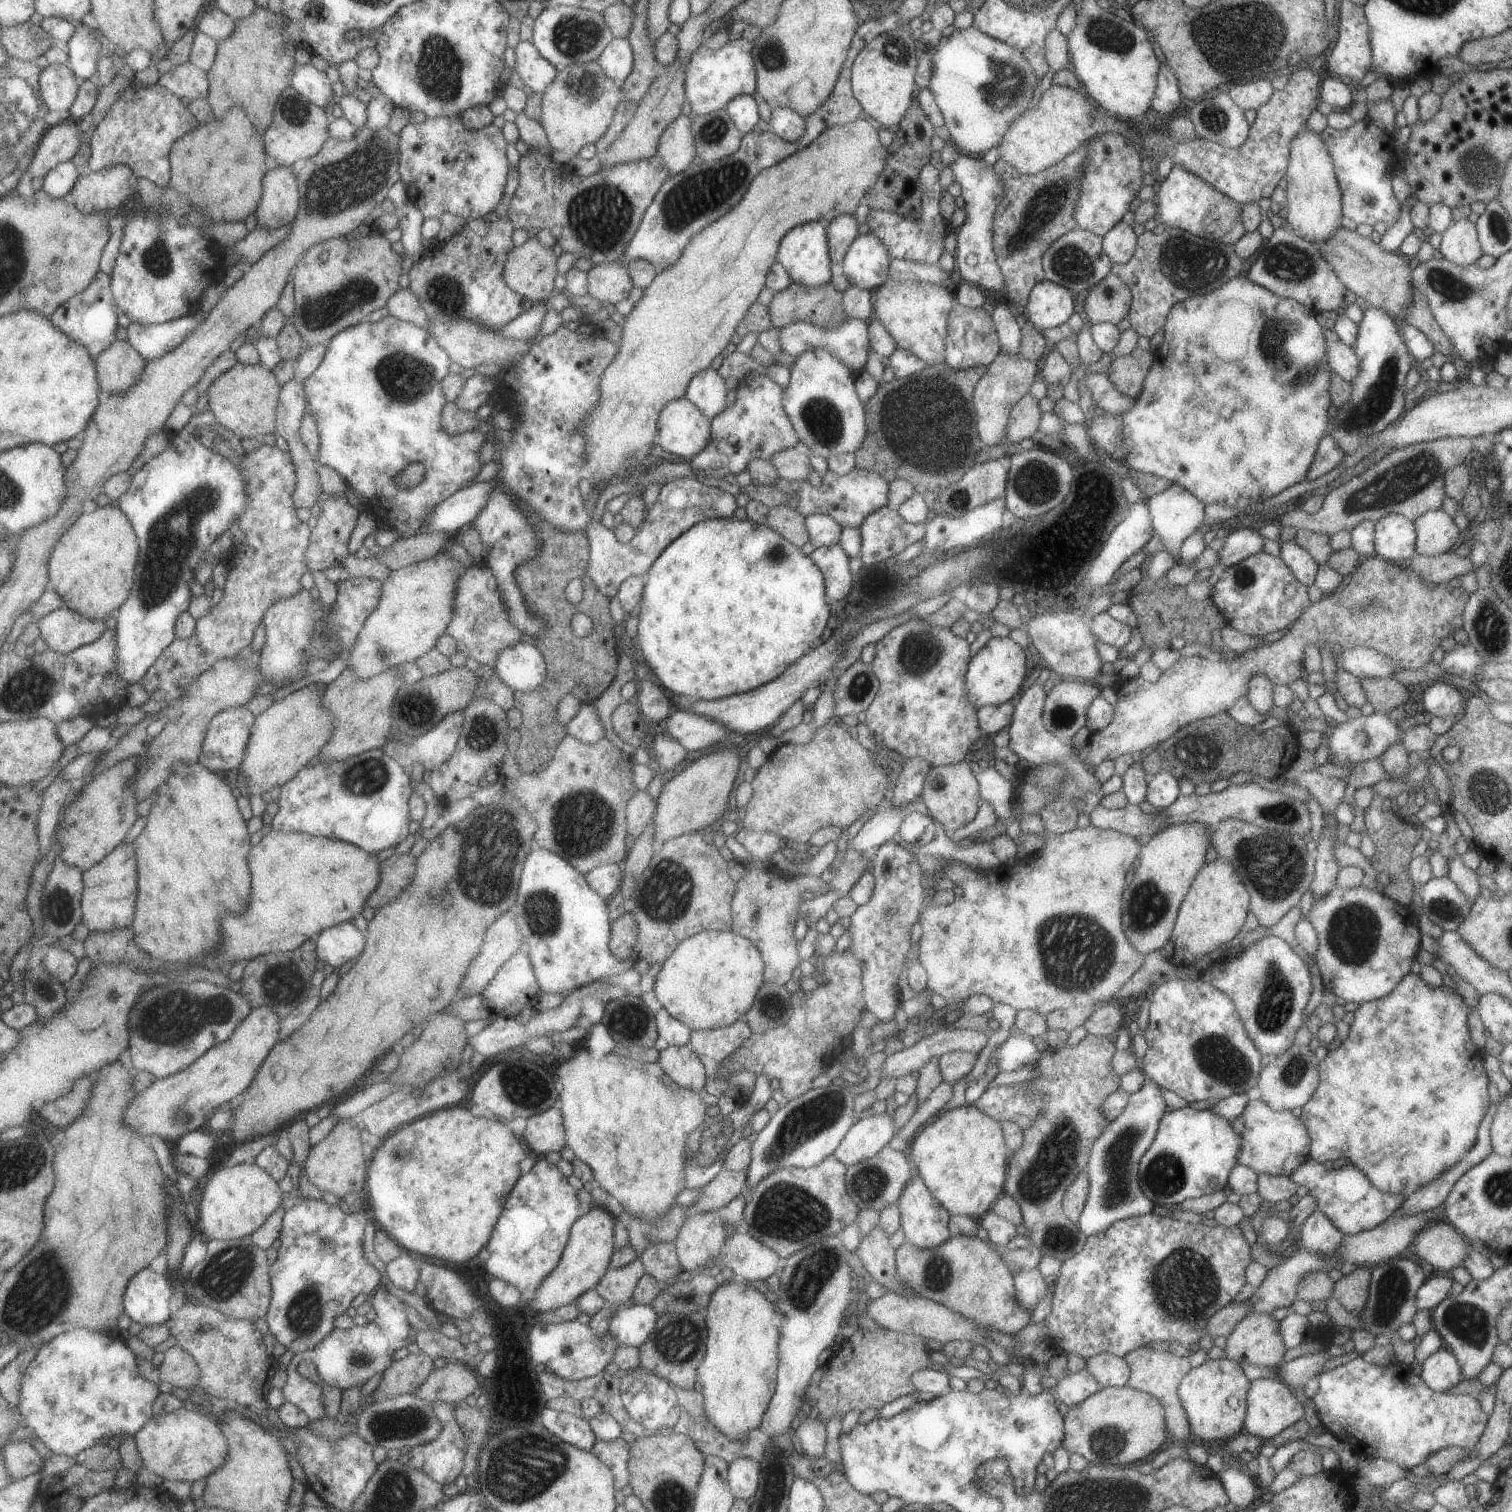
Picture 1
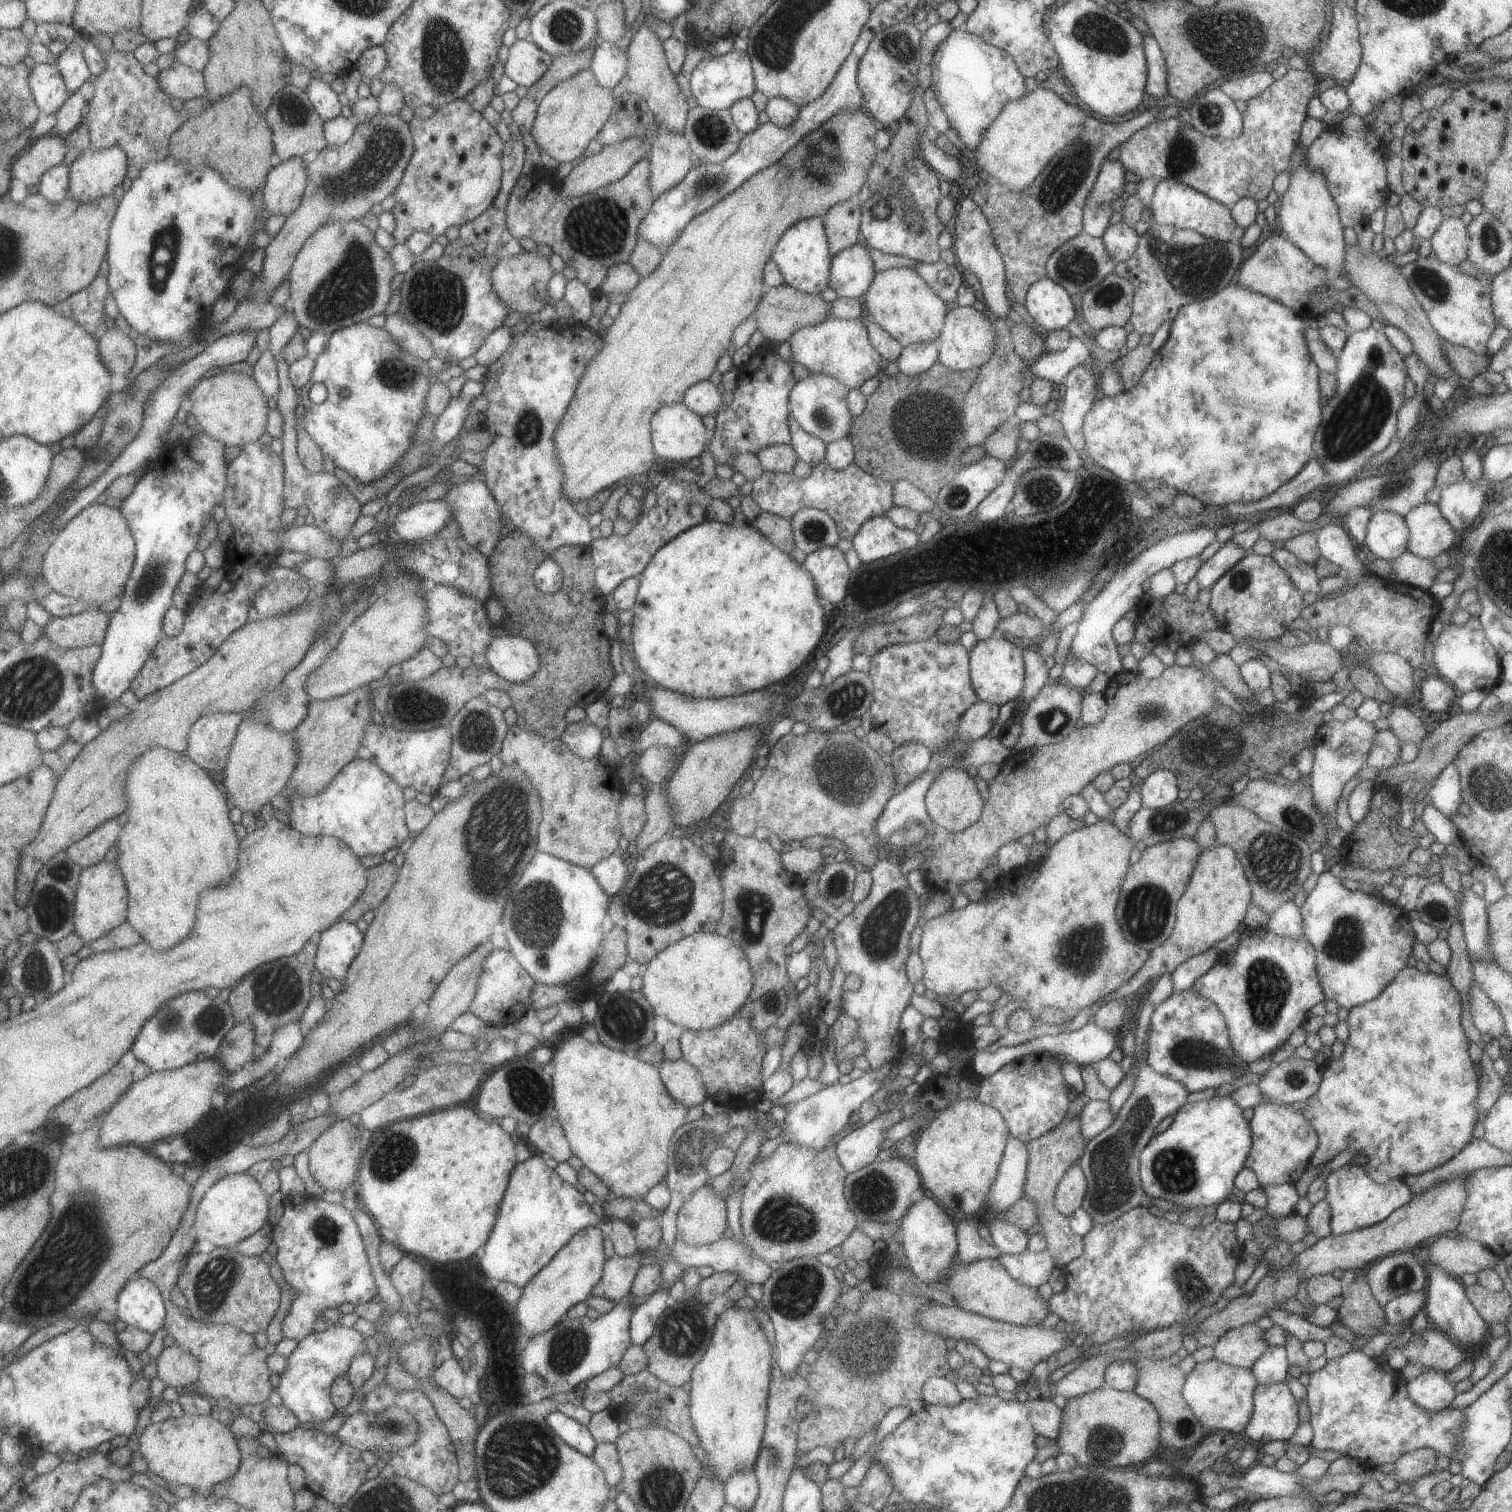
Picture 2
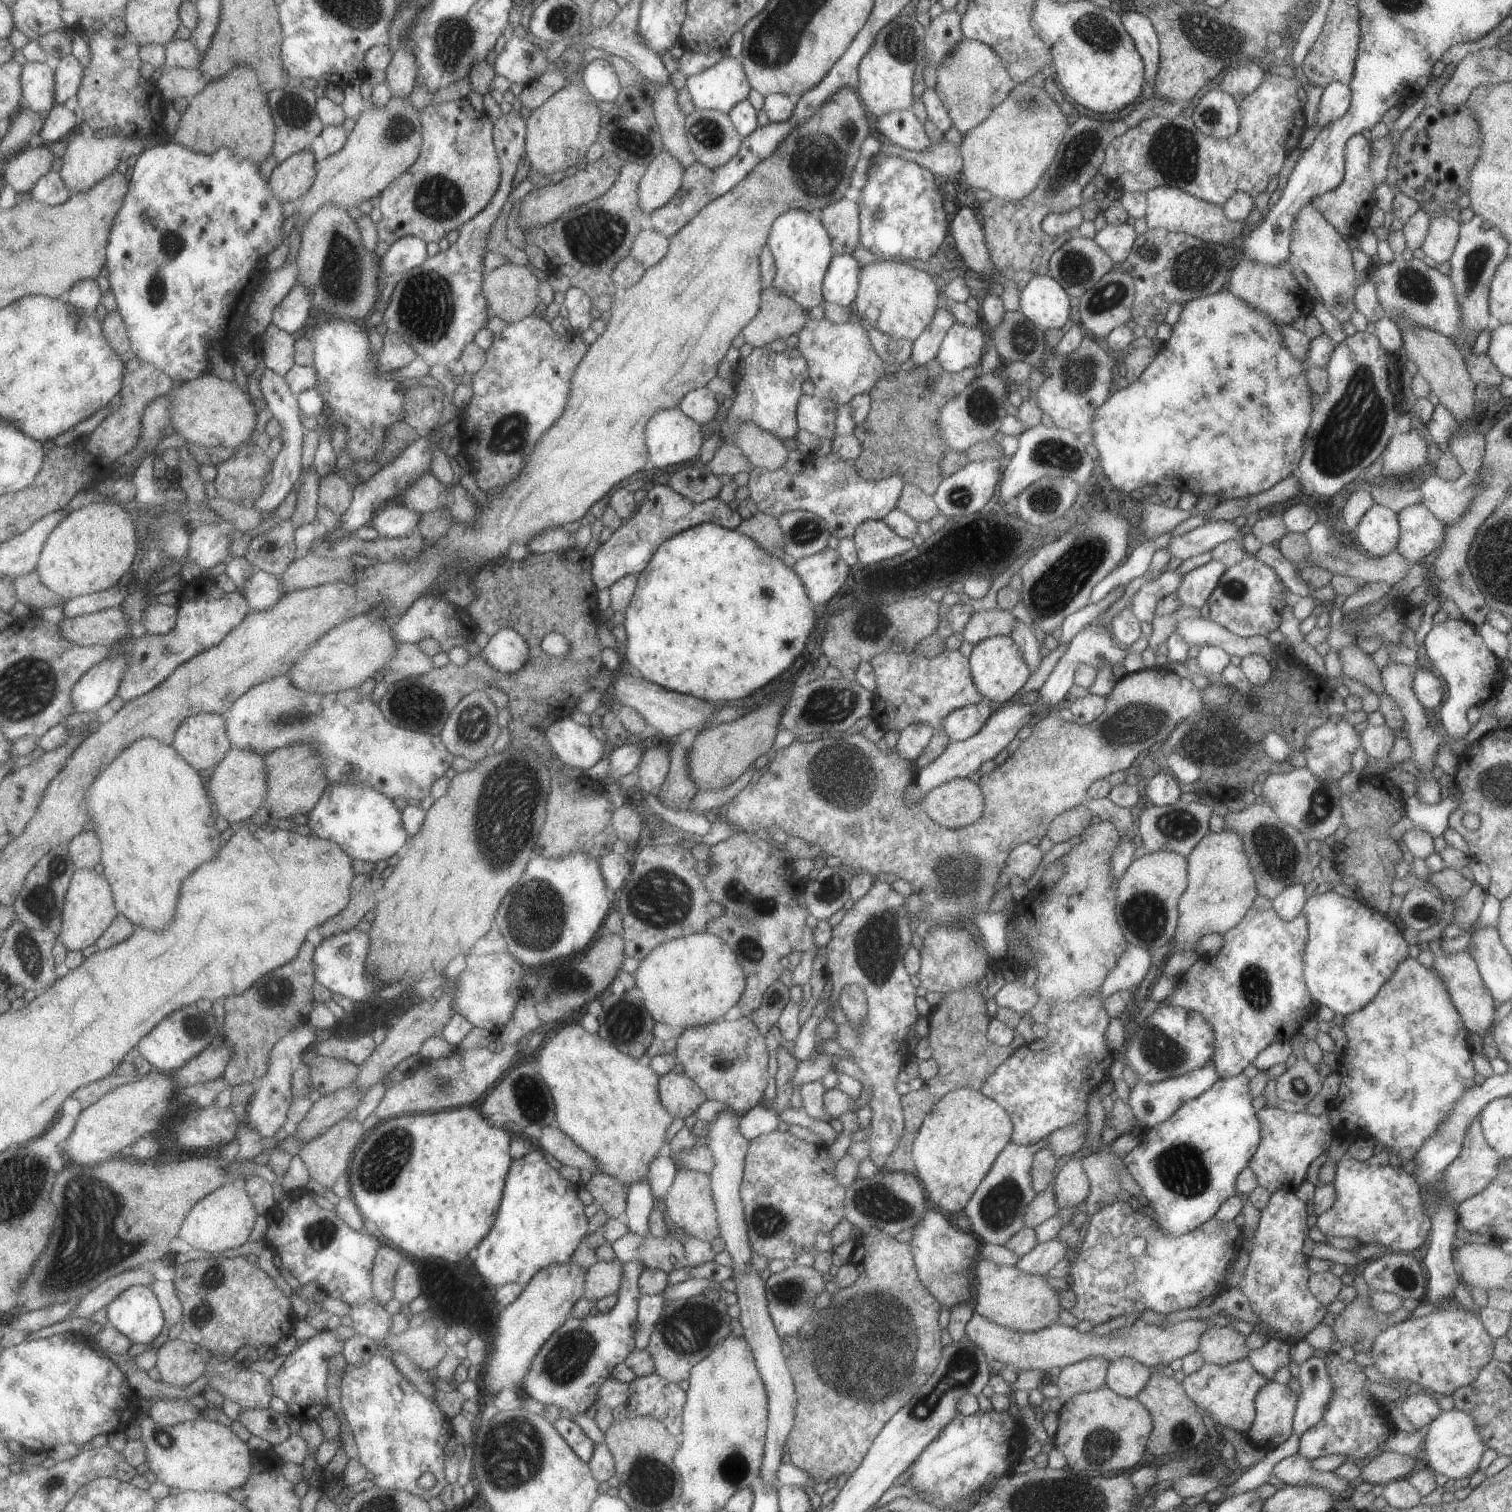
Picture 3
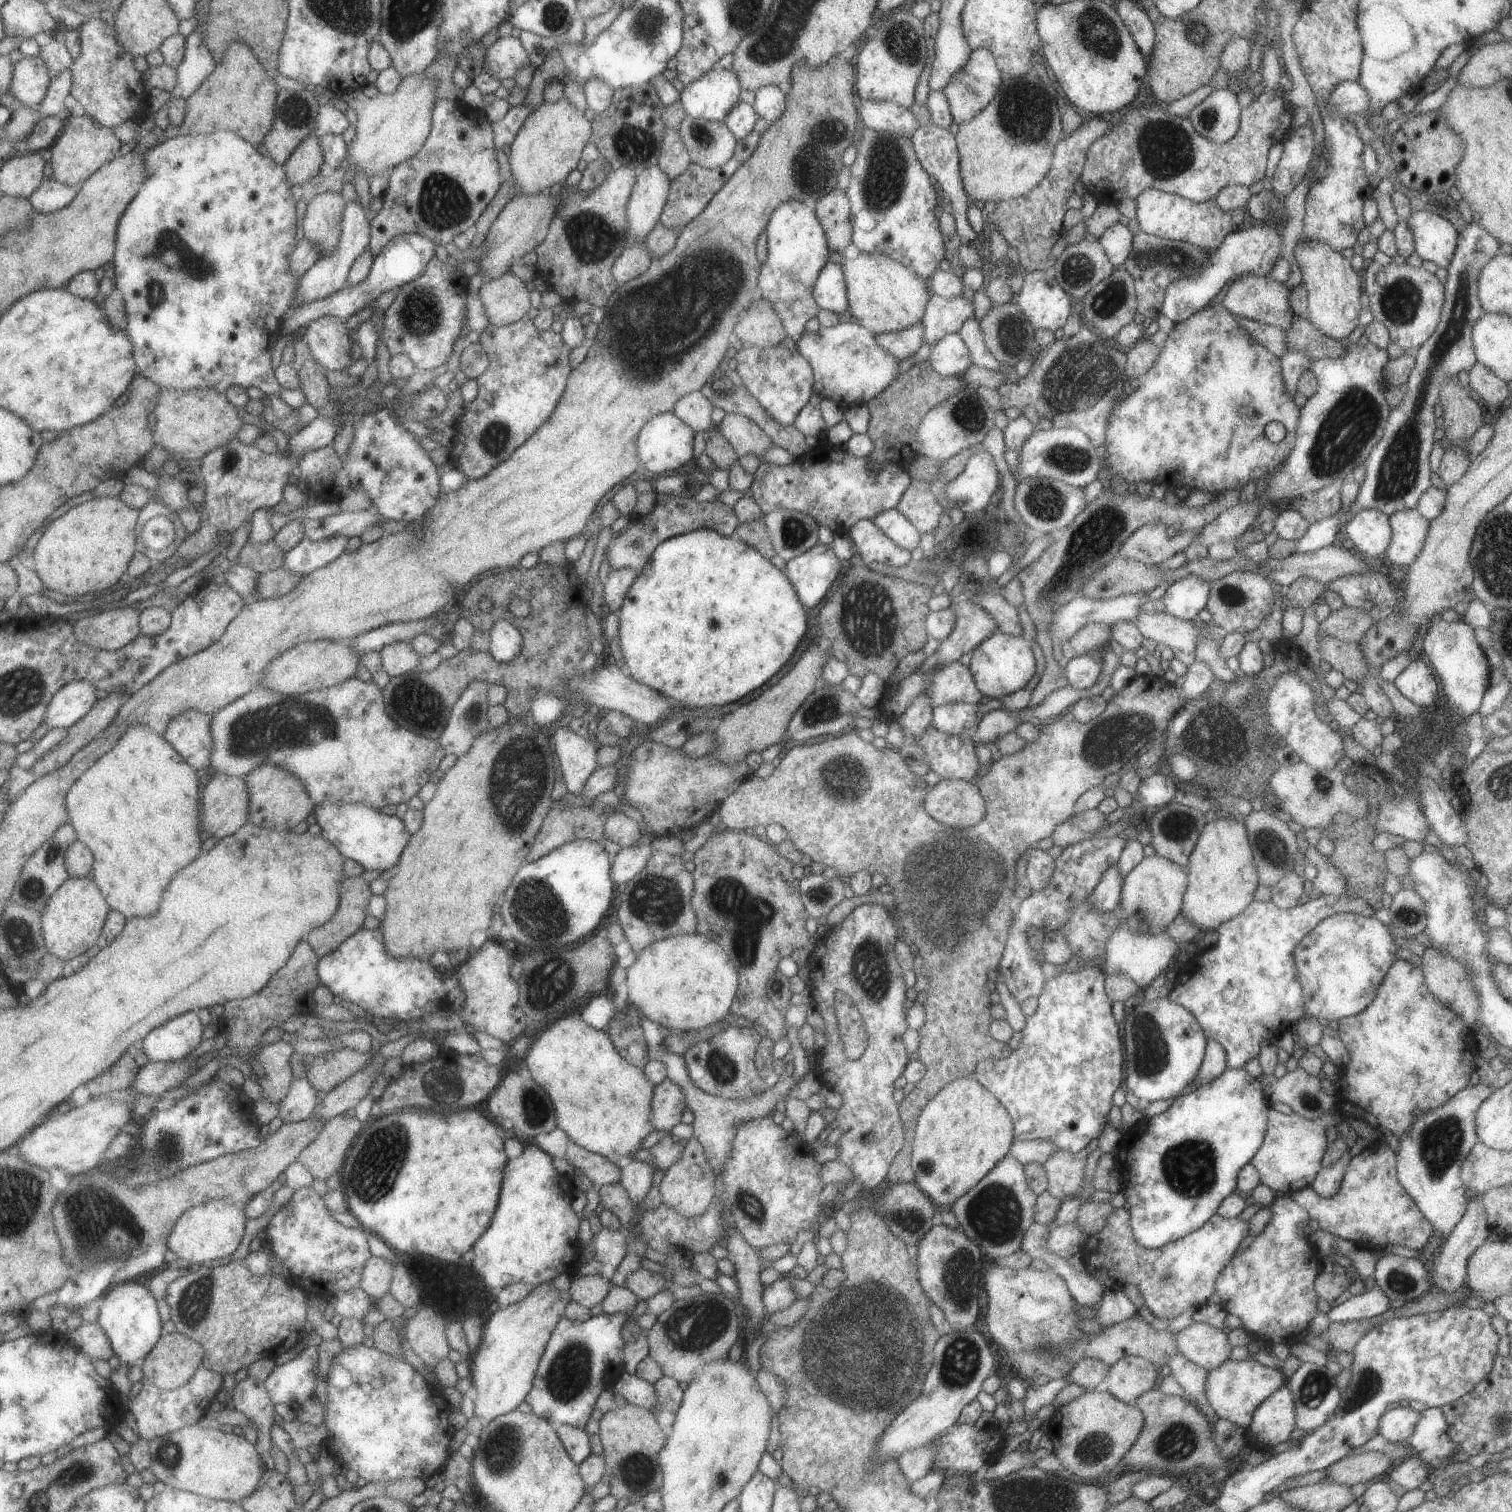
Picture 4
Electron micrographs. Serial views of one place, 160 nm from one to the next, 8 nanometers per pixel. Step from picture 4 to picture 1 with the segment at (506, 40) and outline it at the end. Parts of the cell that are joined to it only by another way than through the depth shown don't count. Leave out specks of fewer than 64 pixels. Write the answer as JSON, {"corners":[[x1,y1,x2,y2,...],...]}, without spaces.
{"corners":[[519,41,514,48,514,71,533,92,541,94,555,78,558,68,547,62,531,41]]}

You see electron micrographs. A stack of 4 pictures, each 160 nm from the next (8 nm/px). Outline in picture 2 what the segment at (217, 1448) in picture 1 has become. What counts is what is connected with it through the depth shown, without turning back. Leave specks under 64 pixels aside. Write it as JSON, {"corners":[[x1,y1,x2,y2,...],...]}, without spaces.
{"corners":[[185,1414,177,1420,150,1423,140,1436,141,1454,149,1469,158,1477,174,1486,193,1486,202,1493,231,1478,242,1461,242,1452,235,1446,233,1434,227,1425,211,1414,190,1416]]}

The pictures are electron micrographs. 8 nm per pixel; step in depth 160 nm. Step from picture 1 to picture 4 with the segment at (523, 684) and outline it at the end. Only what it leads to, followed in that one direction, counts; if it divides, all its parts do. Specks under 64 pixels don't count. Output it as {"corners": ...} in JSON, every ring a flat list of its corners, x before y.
{"corners":[[497,619,488,631,488,651,493,660,506,663,522,649,522,637,517,628,504,619]]}

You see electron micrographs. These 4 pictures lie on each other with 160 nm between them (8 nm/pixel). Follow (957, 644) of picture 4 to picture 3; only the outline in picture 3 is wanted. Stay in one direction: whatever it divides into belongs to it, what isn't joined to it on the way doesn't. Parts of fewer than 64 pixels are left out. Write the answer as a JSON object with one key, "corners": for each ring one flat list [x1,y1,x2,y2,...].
{"corners":[[997,608,974,612,962,630,962,637,972,645,995,635,1010,635,1016,619,1009,612]]}

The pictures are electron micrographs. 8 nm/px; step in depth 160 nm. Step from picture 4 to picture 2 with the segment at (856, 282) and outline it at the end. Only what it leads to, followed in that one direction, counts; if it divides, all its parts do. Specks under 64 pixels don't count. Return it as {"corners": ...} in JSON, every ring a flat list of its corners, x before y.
{"corners":[[907,267,887,268,883,272,875,272,861,302,865,319,878,325,903,347,937,340,949,310,921,276,913,268]]}

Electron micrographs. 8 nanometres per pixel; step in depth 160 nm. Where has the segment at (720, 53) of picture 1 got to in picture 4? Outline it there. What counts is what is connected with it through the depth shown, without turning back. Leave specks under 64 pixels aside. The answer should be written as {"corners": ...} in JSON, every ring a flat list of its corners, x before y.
{"corners":[[711,68,693,82,687,83,680,91,678,99,681,101,683,114,710,121,723,121,727,113,737,104,737,96,741,89,736,74,730,68]]}

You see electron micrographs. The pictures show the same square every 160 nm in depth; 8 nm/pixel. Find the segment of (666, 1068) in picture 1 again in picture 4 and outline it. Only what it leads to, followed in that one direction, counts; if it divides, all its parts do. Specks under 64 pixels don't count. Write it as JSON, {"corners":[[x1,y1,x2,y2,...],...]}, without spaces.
{"corners":[[665,1077,653,1089,650,1121,654,1130,668,1130,679,1123,686,1108,683,1091,670,1078]]}

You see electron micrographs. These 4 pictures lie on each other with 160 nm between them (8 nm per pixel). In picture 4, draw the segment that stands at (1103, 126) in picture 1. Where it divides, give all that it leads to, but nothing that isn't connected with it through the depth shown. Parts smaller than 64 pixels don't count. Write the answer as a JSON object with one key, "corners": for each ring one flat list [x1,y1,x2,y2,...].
{"corners":[[1025,73,1019,75,1019,78,1003,76,1002,83,999,85,999,90,997,90,997,94,995,94,993,100,988,102,987,106,985,106,985,108,983,108,983,110,981,110,979,114,976,114,971,120,962,122,958,126,958,131,954,135,954,139,956,140,958,156,960,157,960,177,964,191,968,196,969,204,972,203,980,206,986,200,998,203,999,201,1006,201,1023,196,1024,194,1027,194,1027,192,1029,192,1029,190,1031,190,1036,184,1039,184,1041,179,1047,174,1047,171,1051,166,1054,146,1058,143,1058,140,1063,137,1060,112,1053,96,1053,90,1051,90,1051,84,1054,83,1049,82,1049,86,1047,86,1047,84,1045,84,1043,80,1039,80,1035,74]]}

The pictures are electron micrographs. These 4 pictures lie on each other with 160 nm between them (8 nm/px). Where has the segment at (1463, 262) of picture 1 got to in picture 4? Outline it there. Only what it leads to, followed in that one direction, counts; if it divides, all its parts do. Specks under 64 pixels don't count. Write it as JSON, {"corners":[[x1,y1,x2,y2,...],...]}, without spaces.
{"corners":[[1412,211,1405,222,1413,235,1415,254,1446,269,1456,247,1458,232,1453,224,1425,211]]}

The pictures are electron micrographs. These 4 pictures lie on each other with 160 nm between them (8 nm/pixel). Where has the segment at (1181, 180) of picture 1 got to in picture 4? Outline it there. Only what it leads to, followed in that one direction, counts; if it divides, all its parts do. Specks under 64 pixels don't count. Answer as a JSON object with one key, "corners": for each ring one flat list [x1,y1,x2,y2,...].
{"corners":[[1157,189,1142,190,1135,199,1136,219,1141,231,1169,240,1185,241,1210,252,1218,248,1226,234,1238,231,1243,222,1242,208,1225,212,1213,199,1196,203,1178,194,1164,193]]}

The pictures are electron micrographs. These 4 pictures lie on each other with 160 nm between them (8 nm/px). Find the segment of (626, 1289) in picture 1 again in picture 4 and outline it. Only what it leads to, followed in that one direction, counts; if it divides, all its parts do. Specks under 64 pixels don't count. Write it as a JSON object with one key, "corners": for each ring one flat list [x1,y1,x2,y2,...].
{"corners":[[574,1273,568,1288,570,1300,588,1309,599,1304,609,1292,610,1280,601,1275,581,1275]]}

